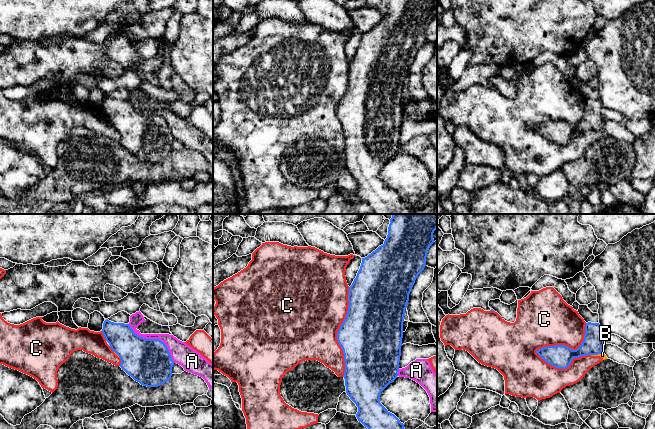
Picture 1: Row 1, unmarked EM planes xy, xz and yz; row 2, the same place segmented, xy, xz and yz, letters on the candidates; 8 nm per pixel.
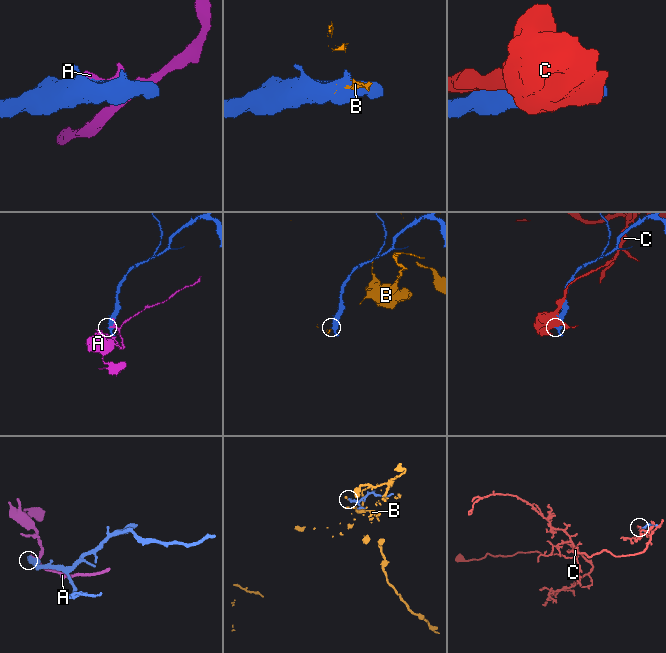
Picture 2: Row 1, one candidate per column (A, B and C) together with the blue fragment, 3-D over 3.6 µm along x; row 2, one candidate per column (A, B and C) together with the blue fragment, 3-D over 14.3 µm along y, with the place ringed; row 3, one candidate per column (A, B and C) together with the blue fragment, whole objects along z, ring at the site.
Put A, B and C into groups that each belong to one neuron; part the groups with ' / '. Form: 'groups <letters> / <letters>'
groups A / B C

